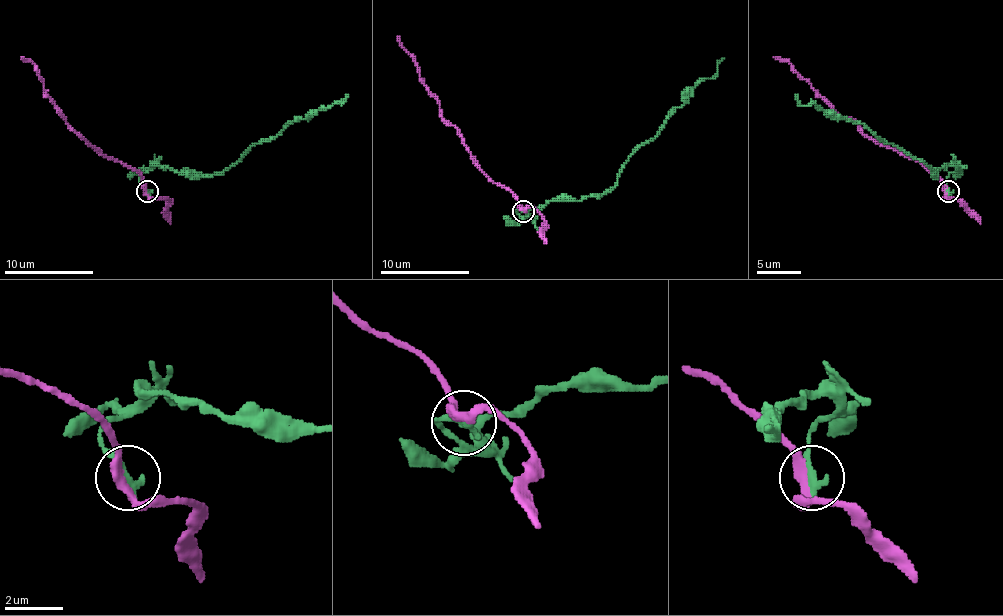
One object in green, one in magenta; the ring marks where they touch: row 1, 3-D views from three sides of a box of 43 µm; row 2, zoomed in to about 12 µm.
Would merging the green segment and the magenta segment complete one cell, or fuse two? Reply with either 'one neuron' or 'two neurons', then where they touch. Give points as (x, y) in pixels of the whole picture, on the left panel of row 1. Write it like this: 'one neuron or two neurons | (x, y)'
two neurons | (147, 191)

